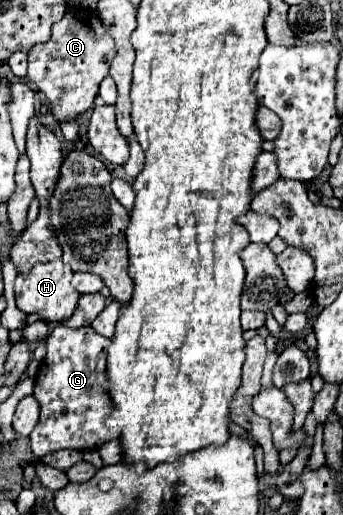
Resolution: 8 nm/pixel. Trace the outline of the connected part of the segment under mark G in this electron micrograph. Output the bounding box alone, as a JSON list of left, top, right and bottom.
[30,325,122,457]

